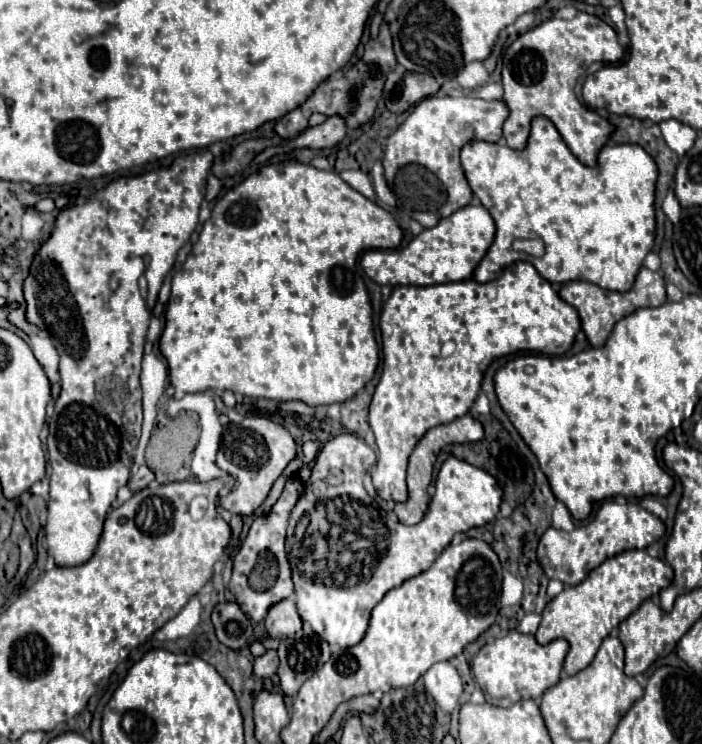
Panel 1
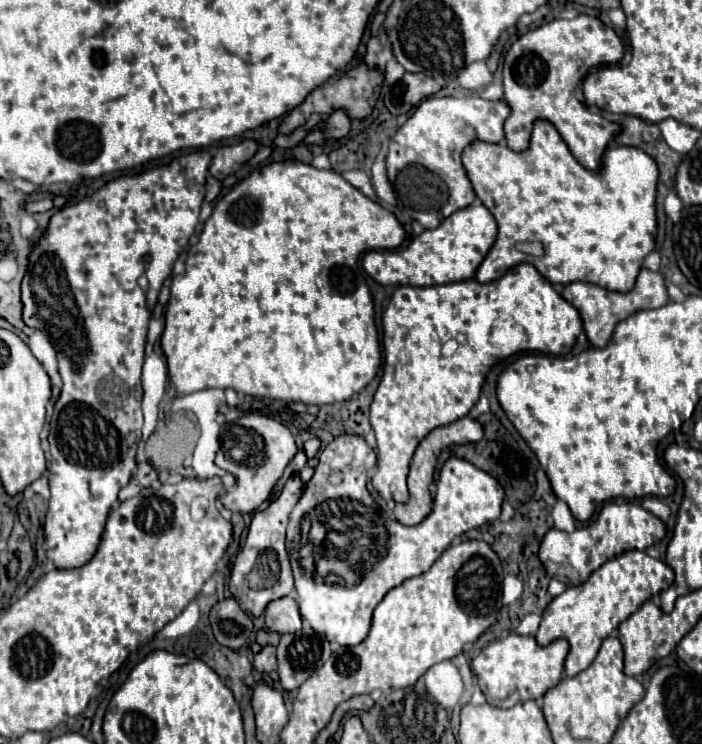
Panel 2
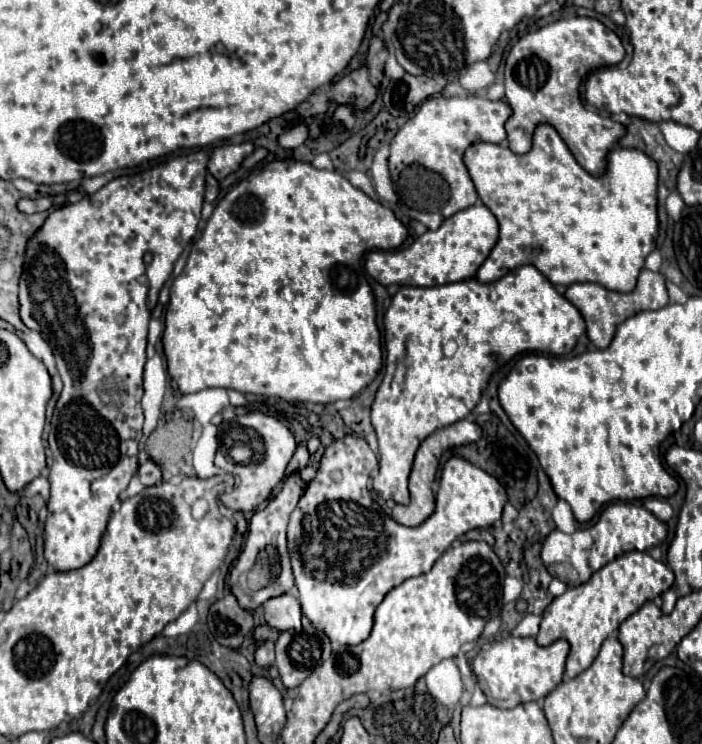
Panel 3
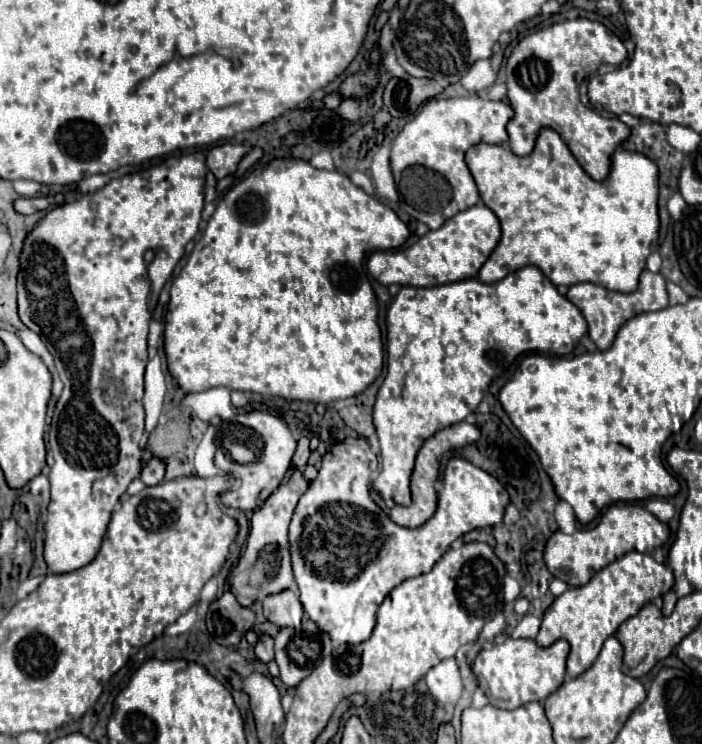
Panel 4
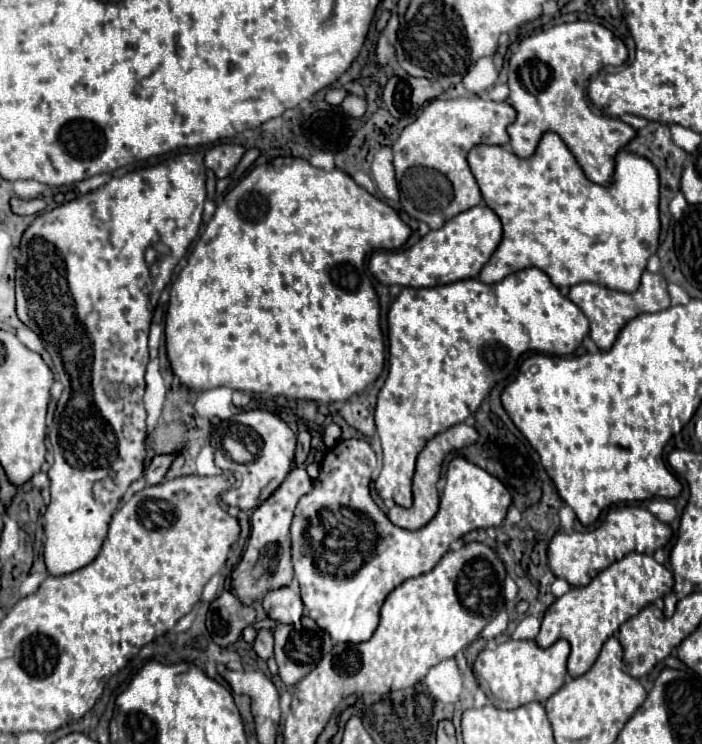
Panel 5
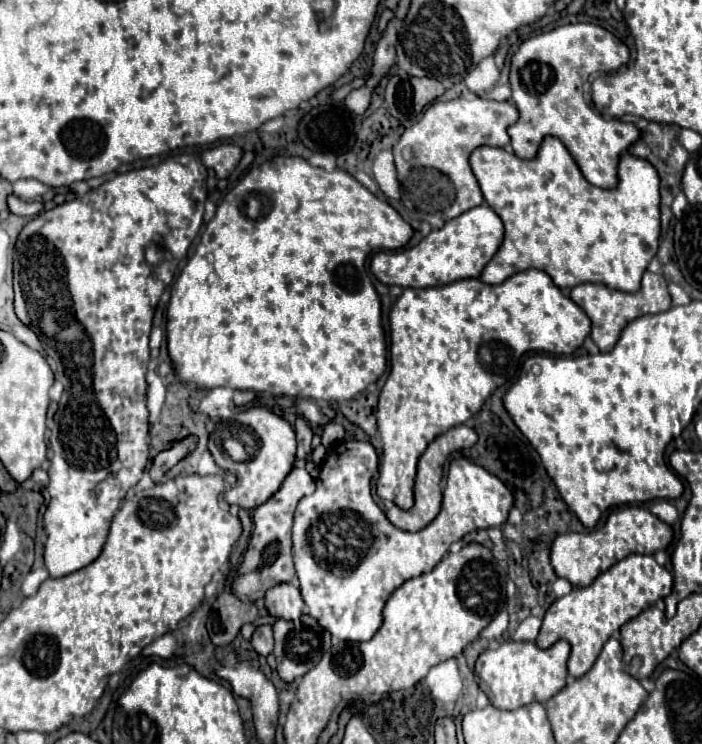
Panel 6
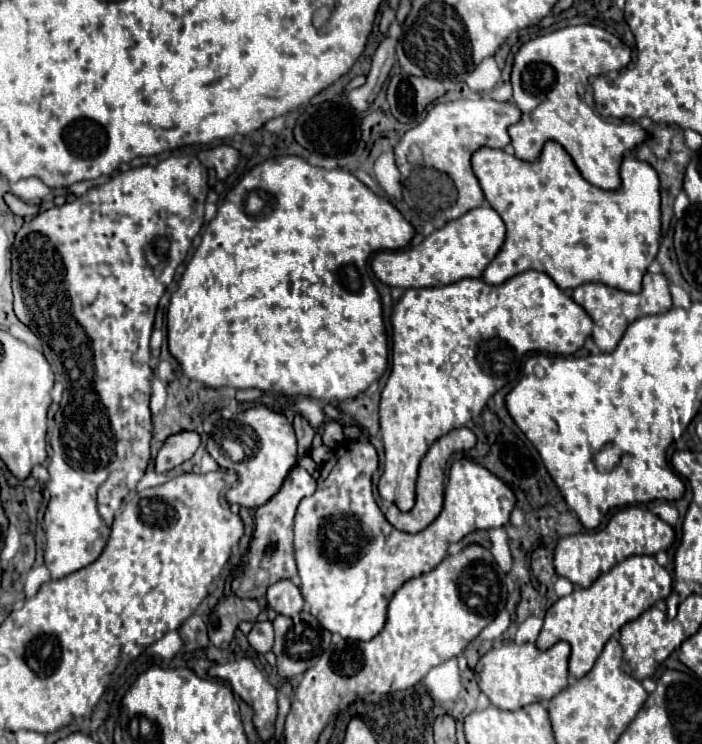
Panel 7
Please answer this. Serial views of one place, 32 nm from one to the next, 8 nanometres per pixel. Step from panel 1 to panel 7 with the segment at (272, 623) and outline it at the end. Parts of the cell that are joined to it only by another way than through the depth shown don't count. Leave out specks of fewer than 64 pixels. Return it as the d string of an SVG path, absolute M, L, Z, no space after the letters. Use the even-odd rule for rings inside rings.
M280 580L272 588L268 588L266 604L282 616L296 616L304 608L304 598L300 588L292 580Z

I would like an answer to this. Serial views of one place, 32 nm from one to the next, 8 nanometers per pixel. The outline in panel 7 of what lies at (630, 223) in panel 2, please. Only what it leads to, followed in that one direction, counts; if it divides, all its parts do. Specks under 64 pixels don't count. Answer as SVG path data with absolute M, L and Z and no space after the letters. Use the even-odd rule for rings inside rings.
M554 140L544 144L536 162L524 162L496 148L478 148L472 154L472 170L488 204L506 224L506 240L482 274L486 284L502 284L504 280L534 268L538 272L546 272L562 290L576 288L586 282L600 282L624 292L640 292L642 276L646 274L660 248L658 176L648 162L636 160L632 154L624 154L620 164L622 184L612 192L586 182L572 156L562 148L562 144Z

